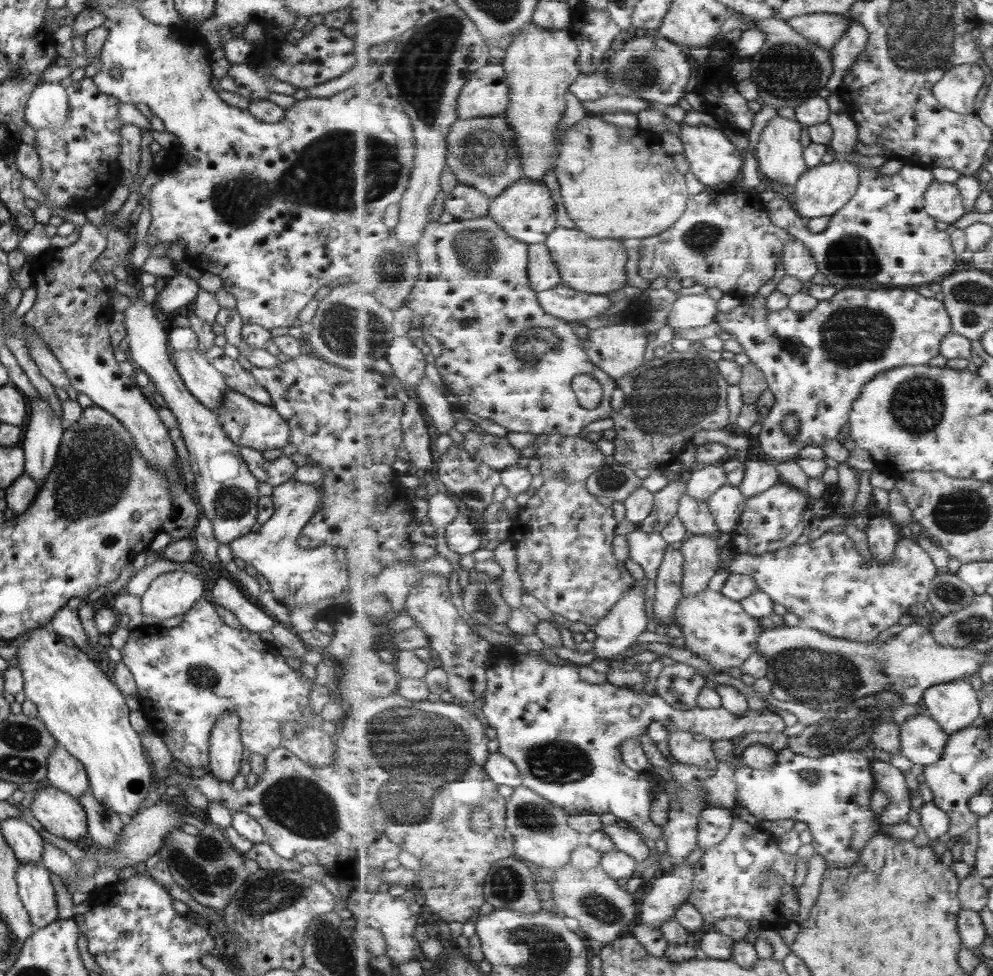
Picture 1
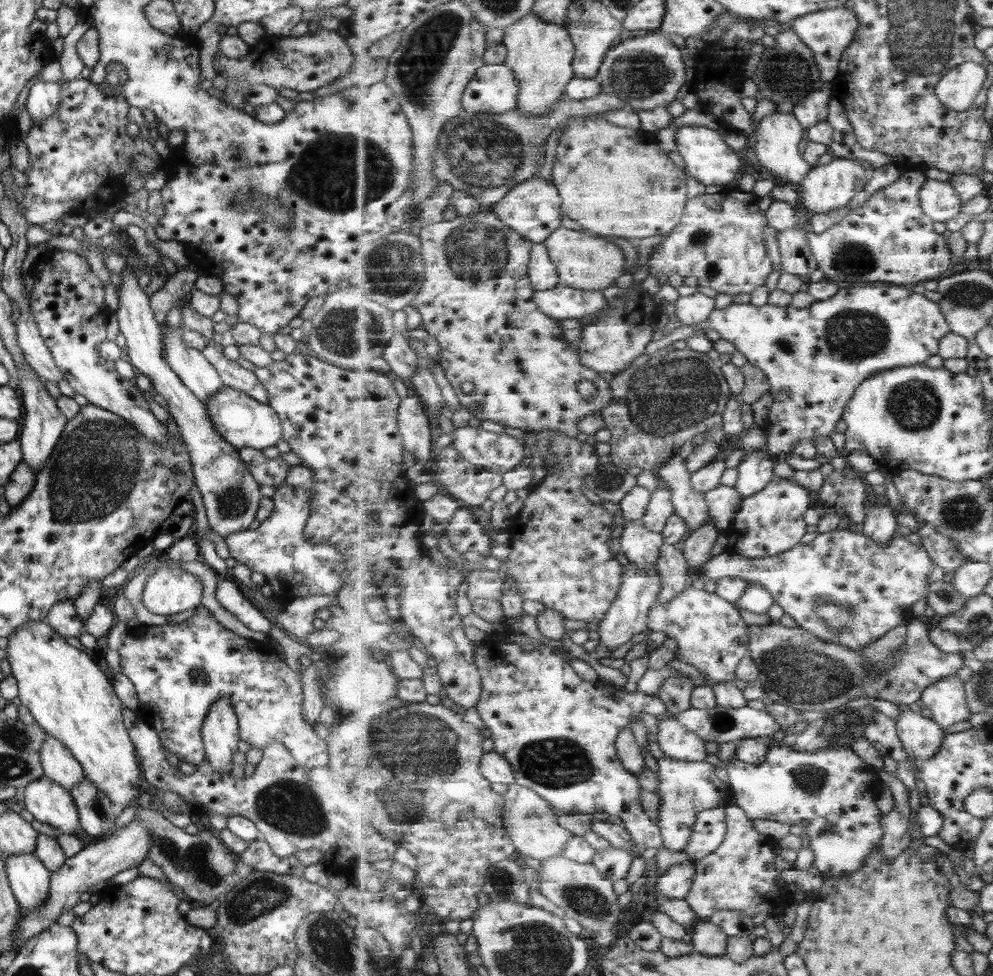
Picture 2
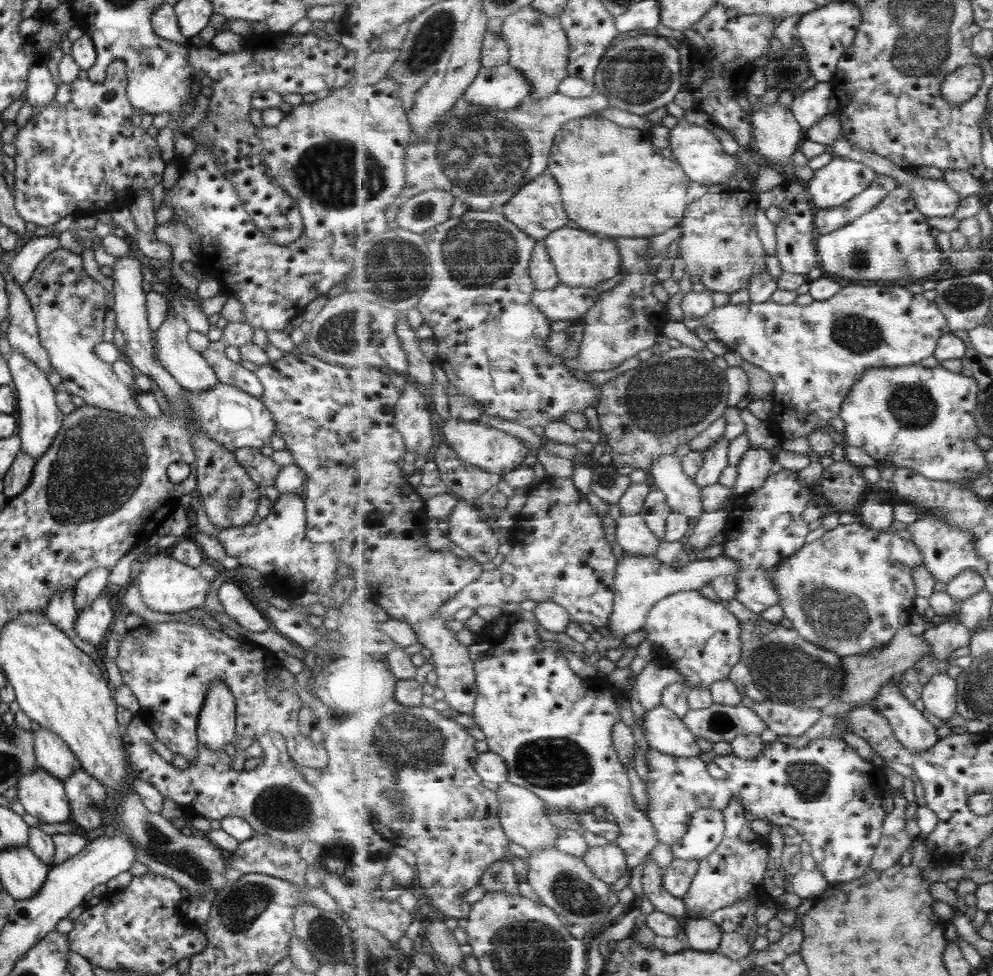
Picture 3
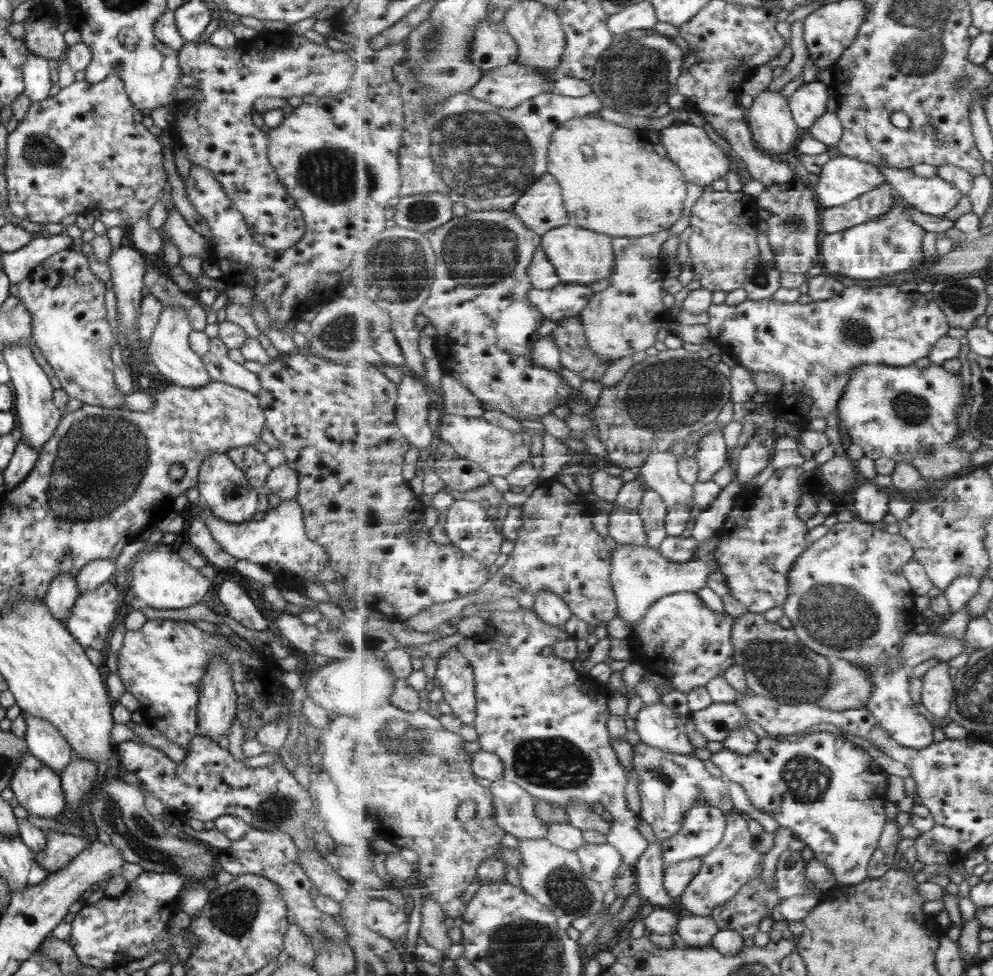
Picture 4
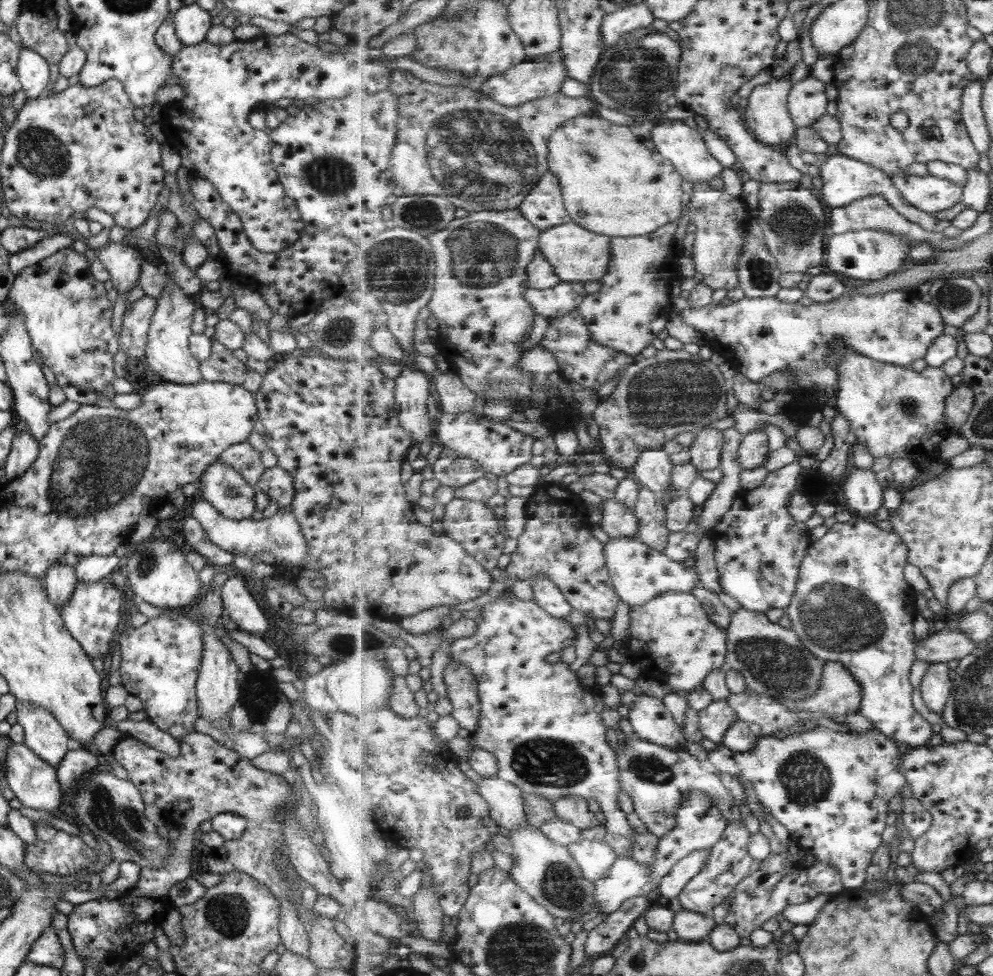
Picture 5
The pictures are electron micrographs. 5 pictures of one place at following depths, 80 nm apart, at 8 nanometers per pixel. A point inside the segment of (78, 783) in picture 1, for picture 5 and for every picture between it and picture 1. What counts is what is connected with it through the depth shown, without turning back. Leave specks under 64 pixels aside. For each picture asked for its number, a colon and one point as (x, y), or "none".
2: (57, 764)
3: (50, 752)
4: (42, 739)
5: (43, 735)

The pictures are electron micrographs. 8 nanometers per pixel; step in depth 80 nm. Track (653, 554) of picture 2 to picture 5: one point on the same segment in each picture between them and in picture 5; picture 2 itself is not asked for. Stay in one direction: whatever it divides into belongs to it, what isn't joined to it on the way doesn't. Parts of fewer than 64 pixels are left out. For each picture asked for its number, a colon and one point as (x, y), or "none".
3: (633, 535)
4: (627, 528)
5: (618, 521)

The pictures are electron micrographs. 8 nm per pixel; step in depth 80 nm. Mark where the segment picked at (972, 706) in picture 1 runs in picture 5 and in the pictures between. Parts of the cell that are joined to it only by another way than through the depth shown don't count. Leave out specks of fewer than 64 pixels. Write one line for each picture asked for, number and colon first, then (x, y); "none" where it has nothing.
2: (946, 699)
3: (940, 694)
4: (938, 692)
5: (936, 687)

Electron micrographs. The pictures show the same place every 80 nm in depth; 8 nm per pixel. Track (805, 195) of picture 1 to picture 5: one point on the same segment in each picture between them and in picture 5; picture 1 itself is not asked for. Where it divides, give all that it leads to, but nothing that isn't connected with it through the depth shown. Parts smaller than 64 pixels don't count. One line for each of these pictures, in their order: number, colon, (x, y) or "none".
2: (827, 187)
3: (835, 185)
4: (843, 179)
5: (846, 180)

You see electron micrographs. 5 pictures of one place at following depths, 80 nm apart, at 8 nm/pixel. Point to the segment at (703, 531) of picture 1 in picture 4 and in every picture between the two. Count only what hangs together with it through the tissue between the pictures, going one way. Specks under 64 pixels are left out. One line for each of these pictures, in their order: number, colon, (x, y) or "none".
2: (689, 504)
3: (667, 474)
4: (660, 472)

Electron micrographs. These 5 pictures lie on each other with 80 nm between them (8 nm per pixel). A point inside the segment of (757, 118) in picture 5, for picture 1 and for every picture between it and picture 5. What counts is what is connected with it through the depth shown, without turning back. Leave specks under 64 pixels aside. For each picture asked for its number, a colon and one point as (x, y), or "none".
1: (780, 155)
2: (779, 136)
3: (777, 134)
4: (772, 123)

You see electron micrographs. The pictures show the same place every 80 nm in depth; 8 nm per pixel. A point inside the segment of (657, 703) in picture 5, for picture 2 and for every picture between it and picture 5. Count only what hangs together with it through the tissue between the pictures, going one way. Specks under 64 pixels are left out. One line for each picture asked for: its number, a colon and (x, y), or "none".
2: (673, 740)
3: (666, 731)
4: (657, 725)

